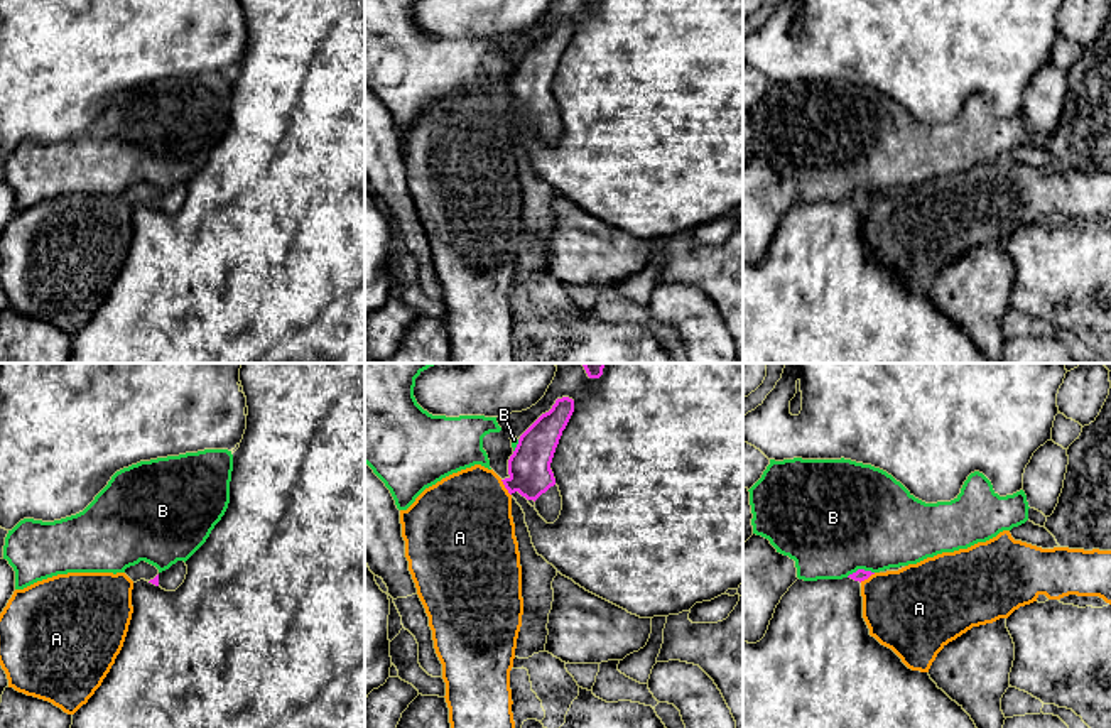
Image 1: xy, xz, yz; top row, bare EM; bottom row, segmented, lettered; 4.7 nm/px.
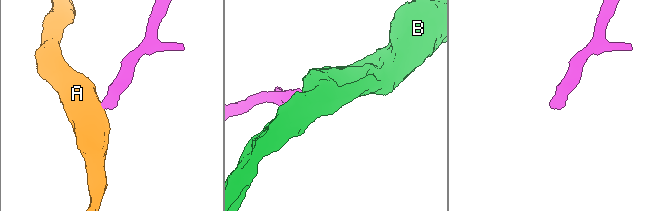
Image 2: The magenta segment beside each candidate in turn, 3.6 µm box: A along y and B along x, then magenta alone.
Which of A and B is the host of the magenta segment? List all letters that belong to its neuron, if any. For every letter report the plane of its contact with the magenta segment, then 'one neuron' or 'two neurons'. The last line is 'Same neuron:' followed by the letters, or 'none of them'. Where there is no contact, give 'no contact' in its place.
A: contact in xz; two neurons
B: contact in yz; two neurons
Same neuron: none of them

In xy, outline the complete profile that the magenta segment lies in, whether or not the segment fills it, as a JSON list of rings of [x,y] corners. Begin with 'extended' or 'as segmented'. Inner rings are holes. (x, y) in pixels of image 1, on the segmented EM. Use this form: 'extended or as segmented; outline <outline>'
extended; outline [[[140,561],[138,564],[127,568],[125,574],[133,583],[145,579],[145,581],[159,586],[159,569],[145,561]]]

